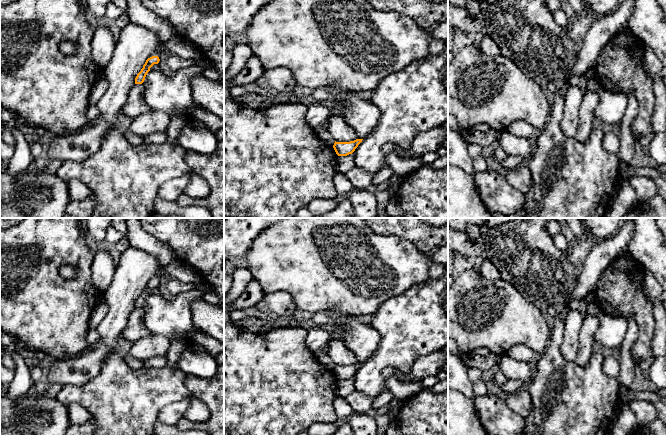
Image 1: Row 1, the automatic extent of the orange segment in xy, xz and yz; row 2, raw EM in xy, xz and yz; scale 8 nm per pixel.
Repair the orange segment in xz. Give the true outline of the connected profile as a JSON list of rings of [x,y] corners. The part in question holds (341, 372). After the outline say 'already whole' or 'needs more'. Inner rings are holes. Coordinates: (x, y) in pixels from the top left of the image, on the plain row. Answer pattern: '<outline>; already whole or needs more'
[[[356,363],[350,366],[336,366],[333,372],[338,380],[347,380],[352,378],[363,363]]]; already whole

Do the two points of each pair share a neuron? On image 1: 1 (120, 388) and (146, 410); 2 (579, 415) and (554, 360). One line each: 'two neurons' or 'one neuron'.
1: one neuron
2: one neuron

